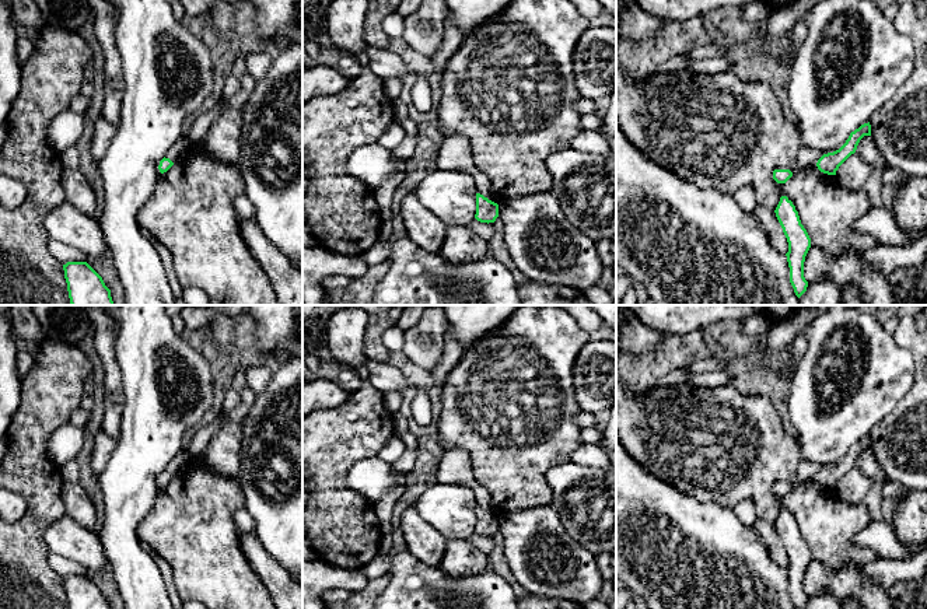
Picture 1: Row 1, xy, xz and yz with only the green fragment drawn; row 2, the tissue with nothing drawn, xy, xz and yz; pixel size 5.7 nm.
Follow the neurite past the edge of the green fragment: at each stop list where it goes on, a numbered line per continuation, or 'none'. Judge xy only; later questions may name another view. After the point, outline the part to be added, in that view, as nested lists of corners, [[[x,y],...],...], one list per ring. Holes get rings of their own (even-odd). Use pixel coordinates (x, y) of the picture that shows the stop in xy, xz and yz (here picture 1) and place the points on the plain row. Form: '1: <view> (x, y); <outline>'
none

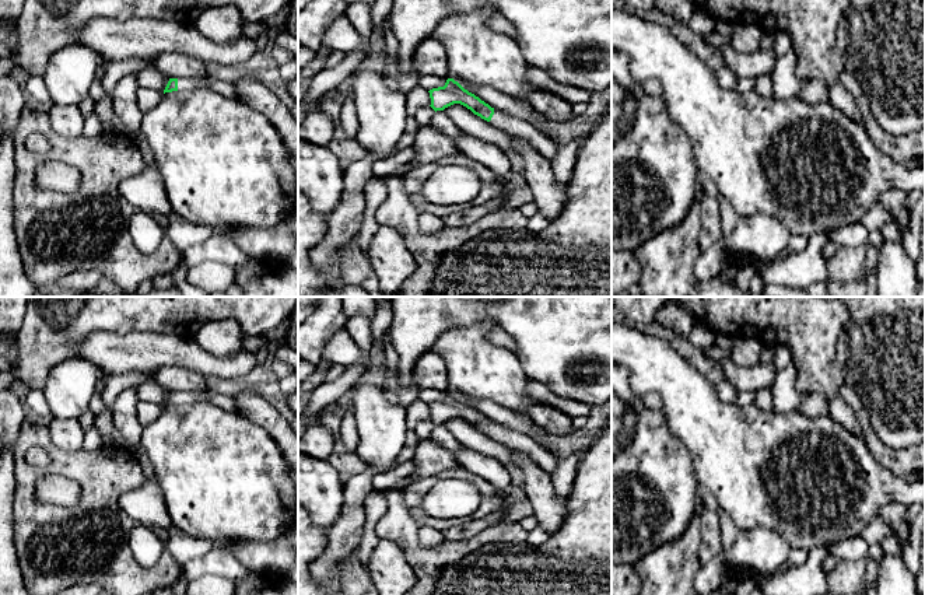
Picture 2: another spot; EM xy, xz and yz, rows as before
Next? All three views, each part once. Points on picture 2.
1: xy (192, 396); [[[199,391],[178,392],[178,405],[192,405],[197,402],[209,402],[207,396]]]

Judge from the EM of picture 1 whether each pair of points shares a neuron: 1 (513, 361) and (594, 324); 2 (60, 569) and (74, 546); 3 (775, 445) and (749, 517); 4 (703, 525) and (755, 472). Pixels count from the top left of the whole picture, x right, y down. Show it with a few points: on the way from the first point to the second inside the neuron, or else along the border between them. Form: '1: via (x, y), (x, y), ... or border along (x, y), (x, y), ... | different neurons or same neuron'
1: border along (574, 319), (590, 335) | different neurons
2: border along (49, 552), (74, 560), (86, 570) | different neurons
3: border along (733, 507), (744, 500), (749, 500), (758, 517) | different neurons
4: border along (691, 497), (699, 501), (717, 501), (733, 510) | different neurons

